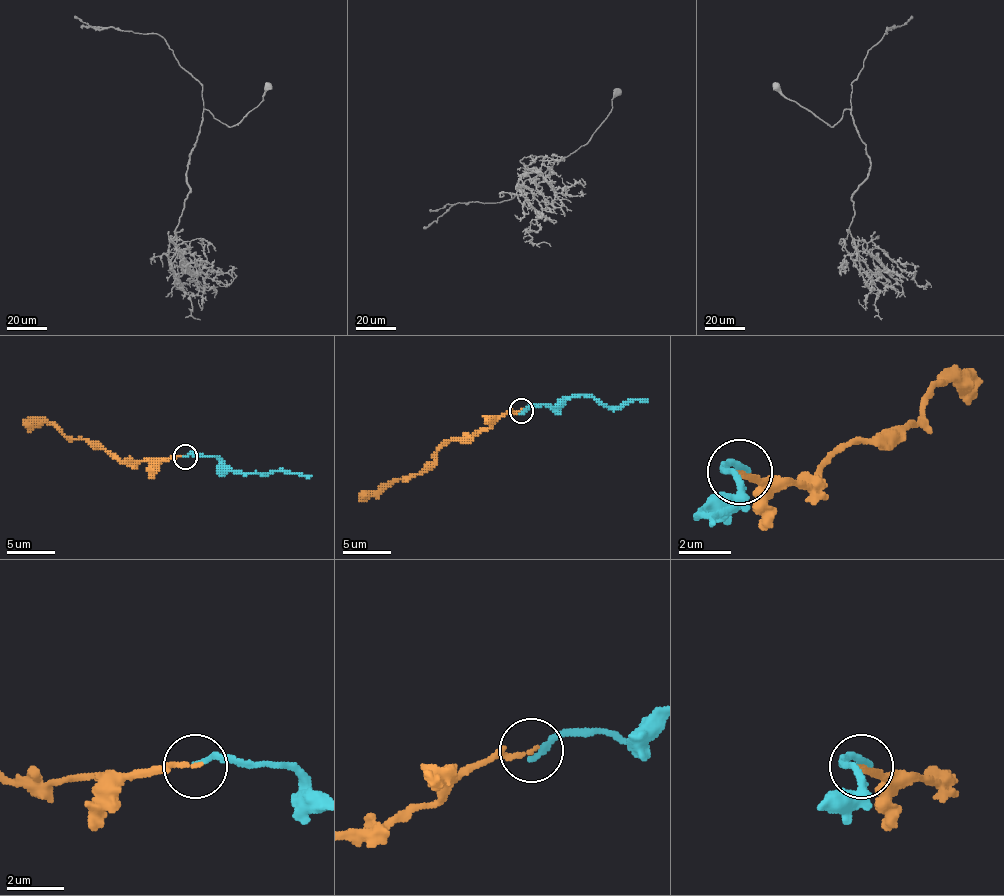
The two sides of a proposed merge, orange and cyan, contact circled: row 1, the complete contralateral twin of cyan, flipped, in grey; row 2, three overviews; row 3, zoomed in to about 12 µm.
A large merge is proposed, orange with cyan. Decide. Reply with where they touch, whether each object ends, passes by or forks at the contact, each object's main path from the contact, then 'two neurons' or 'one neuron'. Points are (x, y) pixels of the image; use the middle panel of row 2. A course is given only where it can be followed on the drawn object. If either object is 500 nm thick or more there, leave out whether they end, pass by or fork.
place (521, 411); orange ends; cyan ends; course orange (521, 411), (502, 414), (487, 428), (453, 438), (417, 474), (403, 477), (391, 486), (369, 491), (359, 501); course cyan (521, 411), (543, 404), (553, 409), (582, 394), (591, 394), (608, 406), (623, 406), (635, 399), (647, 402); one neuron

